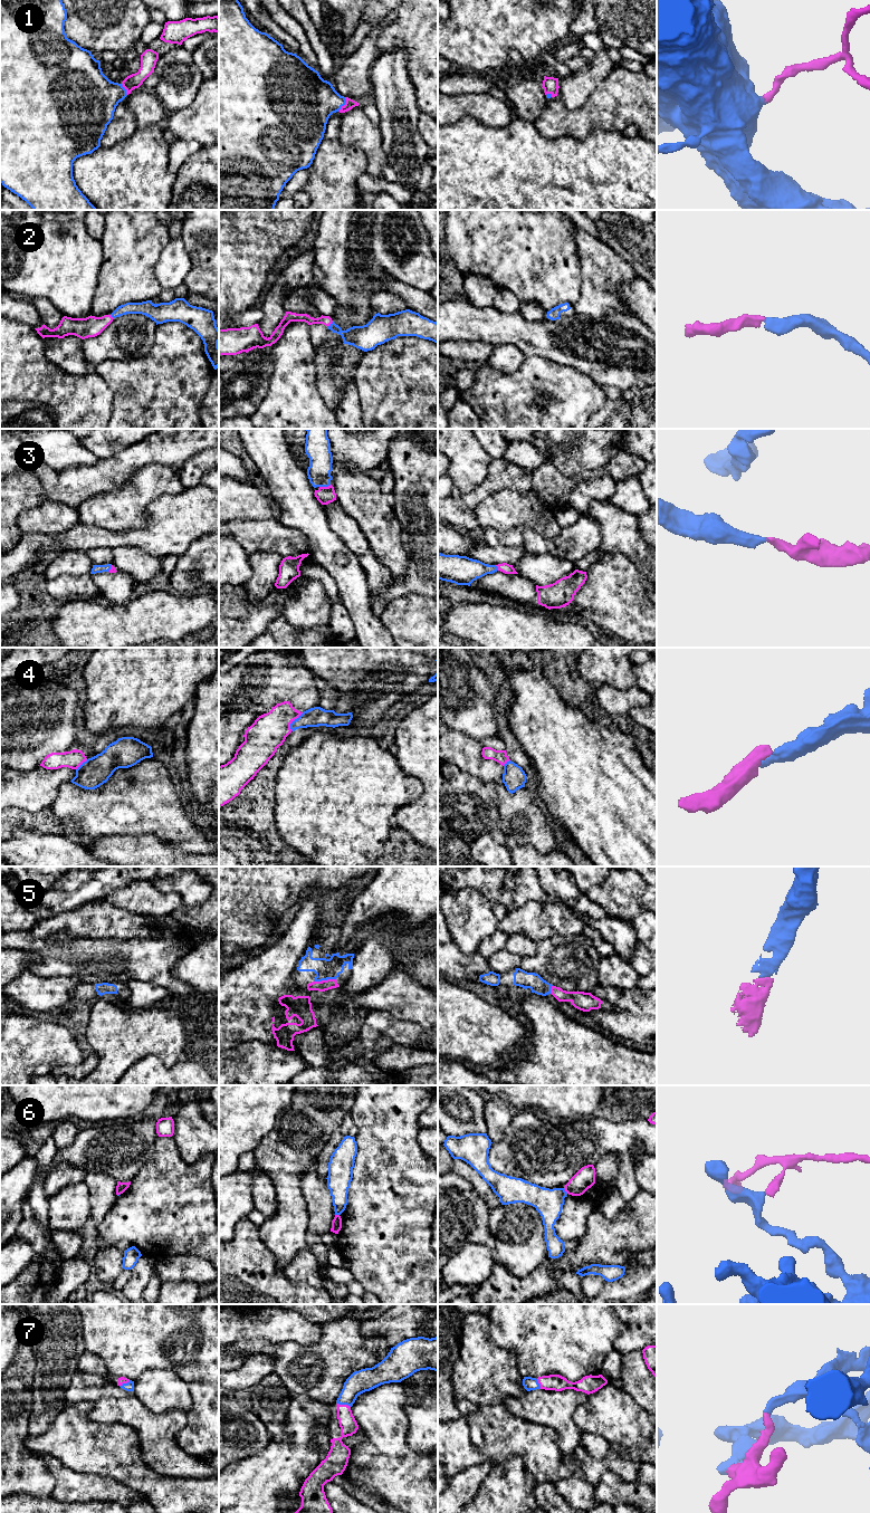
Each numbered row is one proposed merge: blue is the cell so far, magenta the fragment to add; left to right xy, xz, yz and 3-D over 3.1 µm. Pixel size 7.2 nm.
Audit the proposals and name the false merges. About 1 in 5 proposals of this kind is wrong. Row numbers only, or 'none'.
6

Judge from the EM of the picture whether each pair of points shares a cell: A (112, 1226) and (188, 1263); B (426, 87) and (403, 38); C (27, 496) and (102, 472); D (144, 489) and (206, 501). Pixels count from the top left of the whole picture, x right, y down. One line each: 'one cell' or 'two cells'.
A: two cells
B: one cell
C: two cells
D: two cells

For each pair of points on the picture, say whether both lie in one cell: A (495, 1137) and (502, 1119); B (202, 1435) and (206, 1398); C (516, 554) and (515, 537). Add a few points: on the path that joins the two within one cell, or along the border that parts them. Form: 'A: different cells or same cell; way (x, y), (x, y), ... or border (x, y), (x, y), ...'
A: same cell; way (496, 1132), (497, 1123)
B: same cell; way (206, 1426), (206, 1407)
C: different cells; border (523, 545), (489, 547)

